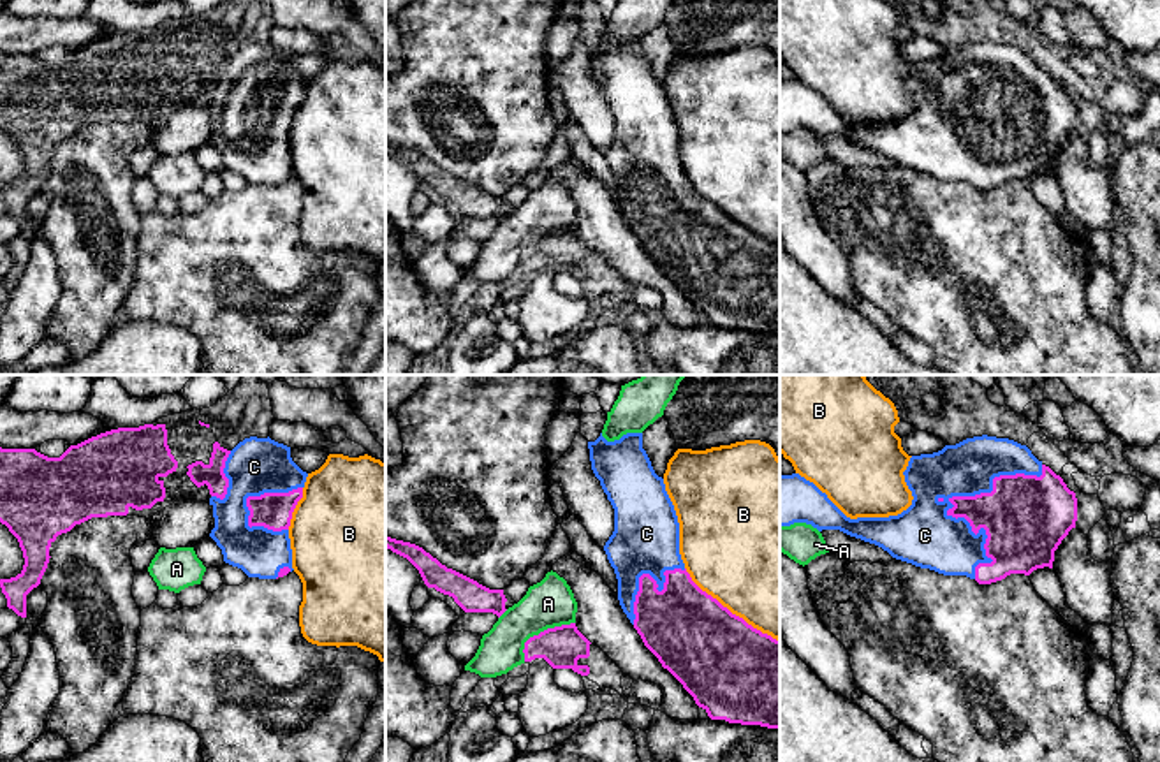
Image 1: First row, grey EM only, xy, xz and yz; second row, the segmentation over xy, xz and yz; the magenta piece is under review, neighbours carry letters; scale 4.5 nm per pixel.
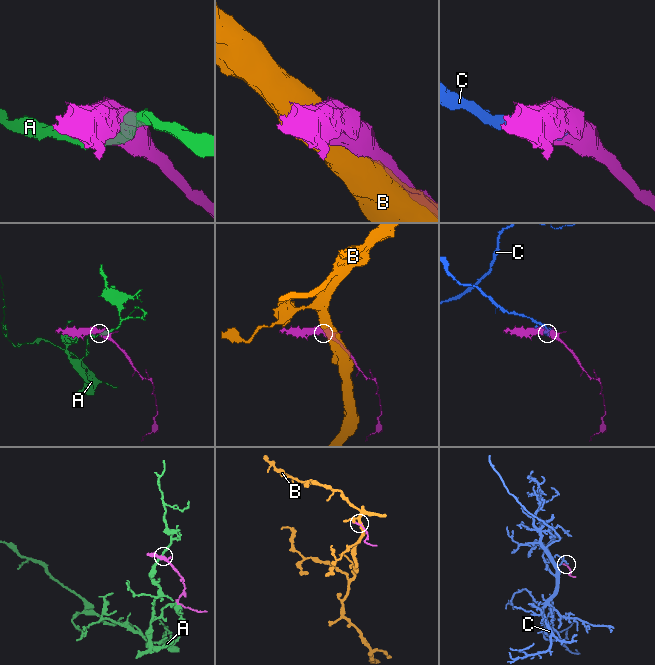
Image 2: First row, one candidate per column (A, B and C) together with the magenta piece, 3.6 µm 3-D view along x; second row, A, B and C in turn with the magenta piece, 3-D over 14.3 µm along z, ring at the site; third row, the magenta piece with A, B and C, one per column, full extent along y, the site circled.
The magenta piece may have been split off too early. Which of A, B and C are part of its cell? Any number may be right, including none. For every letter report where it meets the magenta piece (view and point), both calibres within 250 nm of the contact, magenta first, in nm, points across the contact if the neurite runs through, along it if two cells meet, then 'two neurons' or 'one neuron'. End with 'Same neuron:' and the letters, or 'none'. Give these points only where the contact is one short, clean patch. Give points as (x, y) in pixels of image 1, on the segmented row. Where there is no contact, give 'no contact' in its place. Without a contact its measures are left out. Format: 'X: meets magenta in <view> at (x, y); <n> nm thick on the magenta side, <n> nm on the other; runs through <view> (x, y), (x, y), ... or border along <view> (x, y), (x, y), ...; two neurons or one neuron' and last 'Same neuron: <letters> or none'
A: meets magenta in xz at (541, 632); 190 nm thick on the magenta side, 220 nm on the other; two neurons
B: meets magenta in xz at (727, 609); 420 nm thick on the magenta side, 500 nm on the other; two neurons
C: meets magenta in yz at (949, 500); 220 nm thick on the magenta side, 280 nm on the other; one neuron
Same neuron: C

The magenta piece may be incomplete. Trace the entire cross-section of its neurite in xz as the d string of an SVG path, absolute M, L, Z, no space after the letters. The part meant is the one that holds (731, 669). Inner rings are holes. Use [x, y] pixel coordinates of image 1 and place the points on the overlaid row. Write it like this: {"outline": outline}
{"outline": "M602 433L588 442L590 461L614 509L614 531L604 546L618 579L618 600L658 658L711 720L780 729L780 641L732 614L702 591L679 554L674 505L642 449L642 433L607 442Z"}

